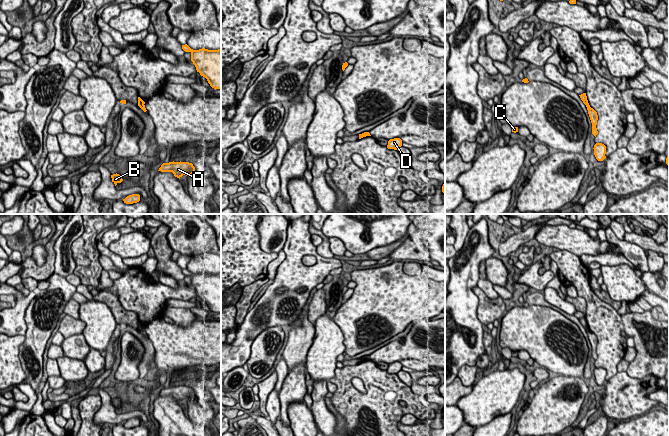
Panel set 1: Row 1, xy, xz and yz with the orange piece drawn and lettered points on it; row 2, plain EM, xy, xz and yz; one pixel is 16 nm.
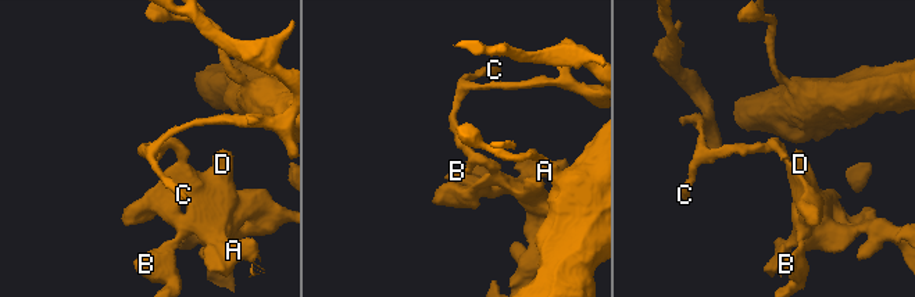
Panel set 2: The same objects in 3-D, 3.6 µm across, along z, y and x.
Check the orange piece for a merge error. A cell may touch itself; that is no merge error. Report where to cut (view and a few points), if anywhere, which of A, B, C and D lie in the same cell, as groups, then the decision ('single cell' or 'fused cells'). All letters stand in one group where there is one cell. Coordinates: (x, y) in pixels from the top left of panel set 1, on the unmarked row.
yz (587, 330), (589, 331) | A B D / C | fused cells

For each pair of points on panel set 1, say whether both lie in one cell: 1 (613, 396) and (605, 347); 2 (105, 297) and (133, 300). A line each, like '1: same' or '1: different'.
1: different
2: different

